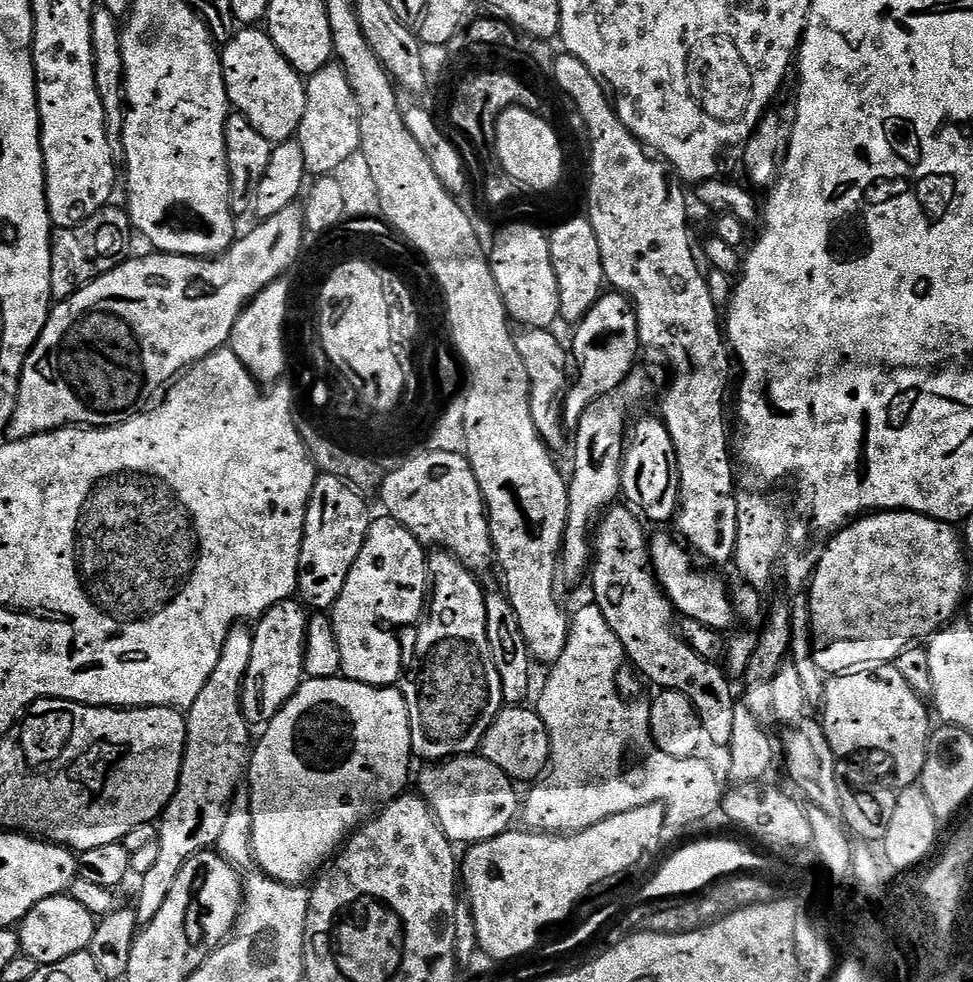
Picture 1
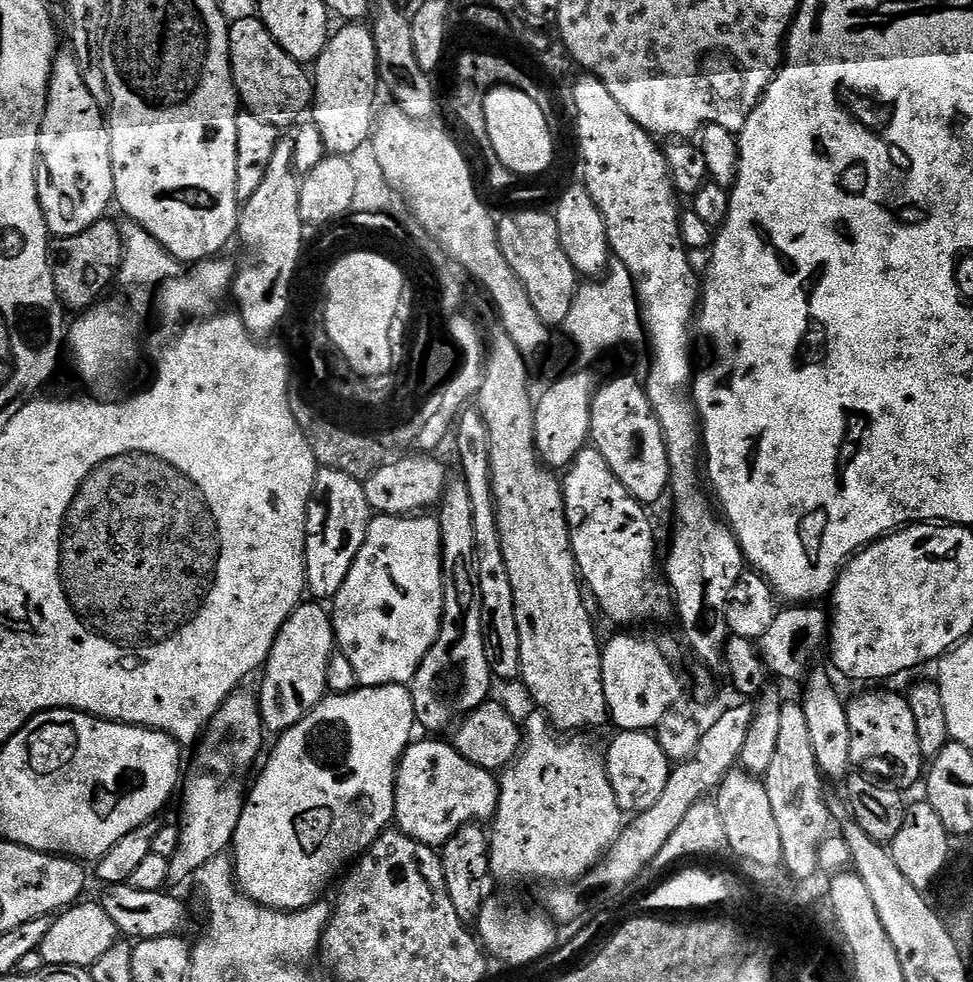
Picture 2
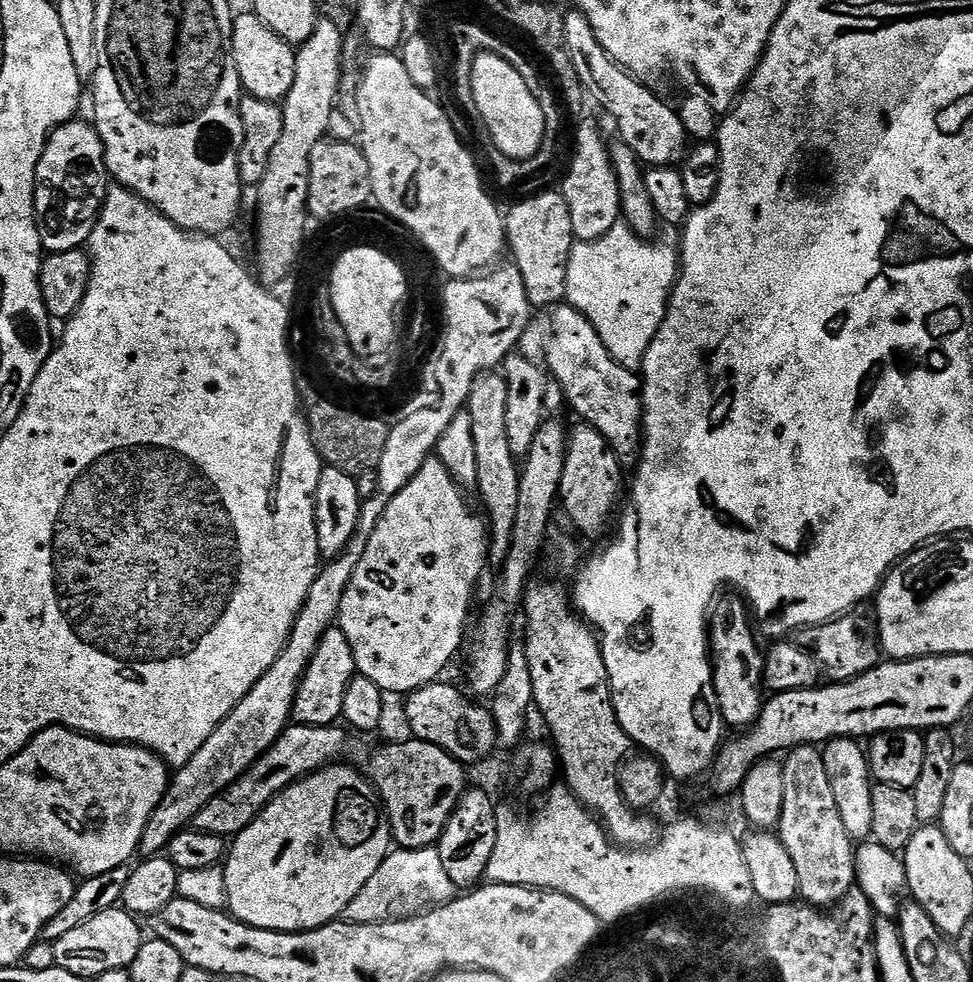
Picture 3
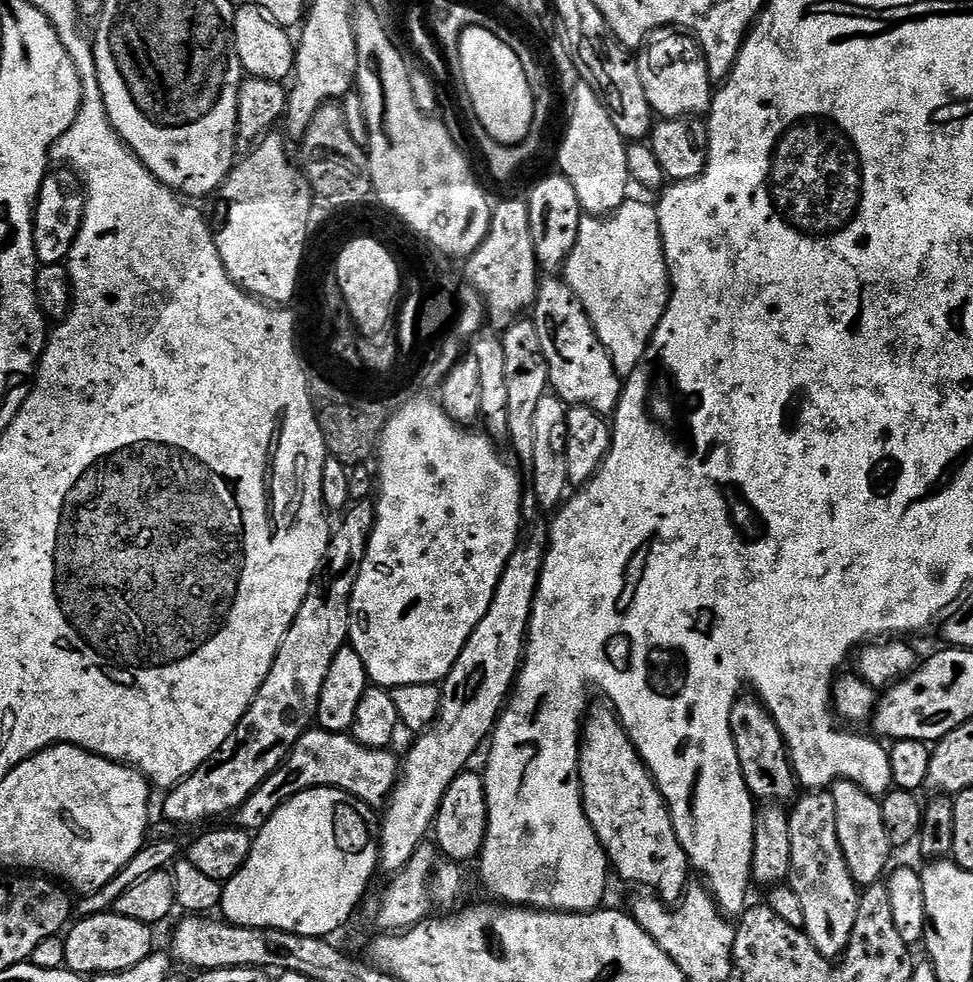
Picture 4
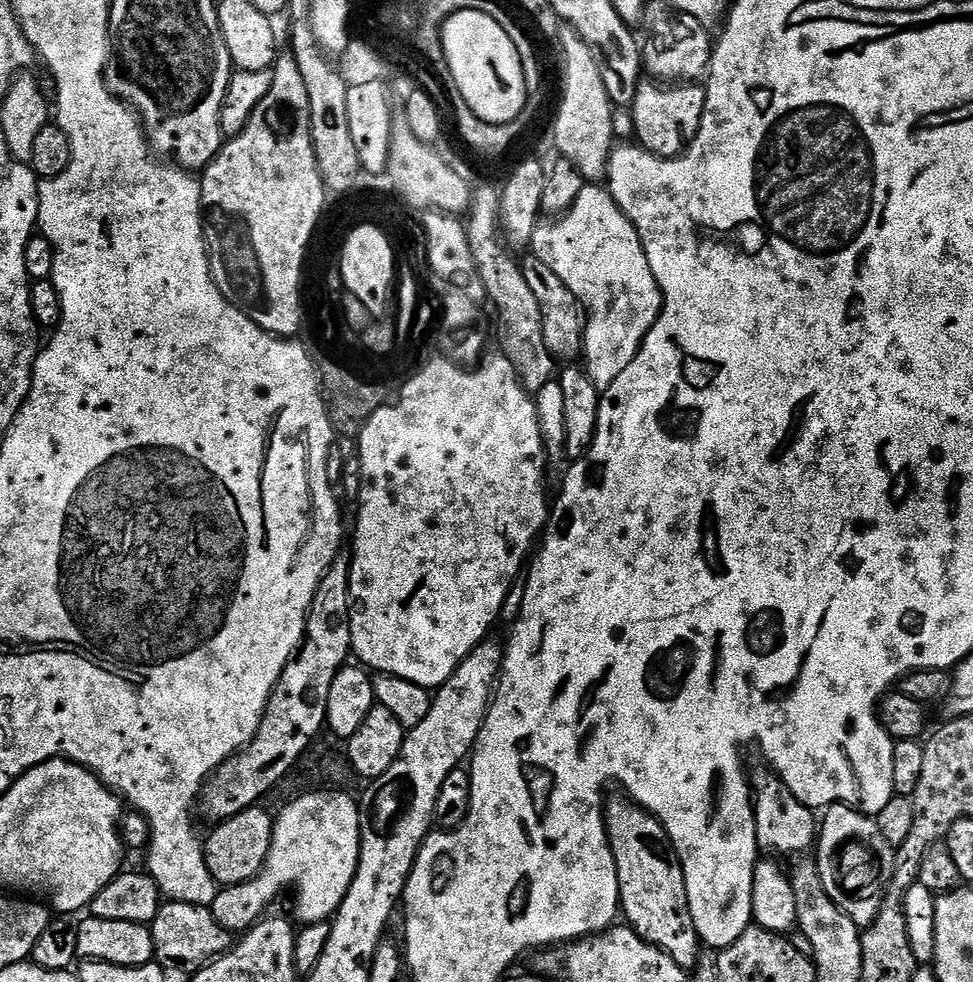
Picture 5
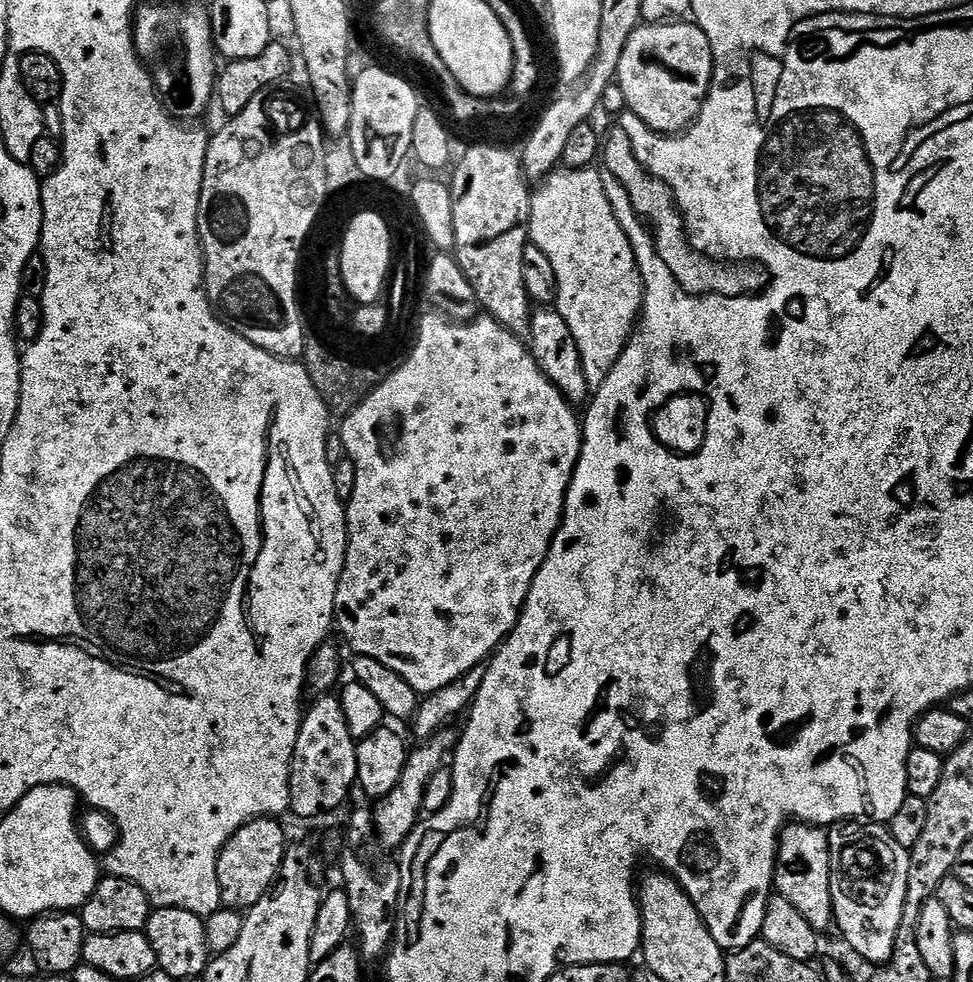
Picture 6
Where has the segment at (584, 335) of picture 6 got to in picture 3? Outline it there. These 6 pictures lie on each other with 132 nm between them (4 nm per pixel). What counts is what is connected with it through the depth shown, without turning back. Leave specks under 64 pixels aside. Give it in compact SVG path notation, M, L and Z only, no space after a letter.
M616 224L609 232L596 240L582 240L573 243L566 266L566 300L576 308L598 330L598 338L610 350L610 354L622 366L636 370L654 342L654 334L662 326L668 313L668 302L678 275L678 252L668 244L651 244L651 239L635 232L629 224Z

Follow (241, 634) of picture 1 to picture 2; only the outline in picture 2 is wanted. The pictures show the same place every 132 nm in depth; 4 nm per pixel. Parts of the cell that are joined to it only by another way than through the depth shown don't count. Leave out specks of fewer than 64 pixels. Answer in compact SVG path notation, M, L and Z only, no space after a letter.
M237 690L231 692L226 698L226 702L222 702L222 706L214 714L214 718L210 723L208 723L207 729L199 741L198 747L200 749L196 752L196 757L192 760L192 773L187 773L186 779L182 784L182 792L184 788L184 805L181 806L180 812L181 816L178 819L178 825L180 827L180 841L178 842L177 852L173 854L170 859L170 874L168 875L169 881L174 885L180 884L183 880L191 881L195 877L196 872L199 868L206 865L206 862L210 861L212 858L216 858L219 855L227 853L229 849L233 847L234 841L236 839L236 832L240 828L240 819L244 813L244 806L246 803L246 787L244 788L244 775L248 772L248 767L256 760L256 755L264 748L264 736L266 737L265 726L260 717L260 701L258 699L257 693L244 692L245 690Z

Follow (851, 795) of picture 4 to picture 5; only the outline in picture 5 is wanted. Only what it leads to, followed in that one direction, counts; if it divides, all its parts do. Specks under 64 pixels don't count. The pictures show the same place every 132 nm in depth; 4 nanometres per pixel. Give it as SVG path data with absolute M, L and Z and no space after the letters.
M834 804L818 824L818 867L826 890L834 902L861 928L868 929L878 918L896 869L896 848L882 838L873 817L847 804Z

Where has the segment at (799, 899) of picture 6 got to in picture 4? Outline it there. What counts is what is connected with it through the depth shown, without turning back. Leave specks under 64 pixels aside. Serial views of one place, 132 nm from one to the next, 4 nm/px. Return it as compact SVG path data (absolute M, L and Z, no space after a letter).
M737 699L728 719L736 747L740 777L744 779L757 801L785 802L784 800L788 799L791 801L797 795L798 781L792 770L792 761L788 759L788 746L784 743L774 718L759 699L744 699Z

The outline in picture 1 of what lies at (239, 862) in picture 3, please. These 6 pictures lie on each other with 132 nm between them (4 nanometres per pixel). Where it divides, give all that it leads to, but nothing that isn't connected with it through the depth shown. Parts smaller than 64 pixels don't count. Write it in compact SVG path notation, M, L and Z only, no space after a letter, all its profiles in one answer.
M332 682L327 685L328 692L307 692L307 690L301 690L295 692L289 700L284 703L280 708L280 715L273 718L272 723L267 725L263 729L264 740L255 741L254 755L249 759L246 769L246 791L249 796L249 802L251 804L251 811L253 816L252 824L252 838L251 838L251 859L254 861L257 868L263 870L267 876L272 877L273 880L282 882L283 884L298 884L303 885L305 883L304 876L308 876L312 872L312 868L319 869L321 867L320 860L327 861L330 854L337 851L338 846L343 845L347 837L351 836L353 831L360 827L361 823L369 819L370 814L377 811L378 806L383 806L392 803L393 799L401 795L402 790L408 784L408 756L410 757L410 741L408 739L408 711L406 710L406 702L402 699L399 691L396 690L377 690L367 686L353 686L351 683L343 682L344 684L336 684L340 682Z

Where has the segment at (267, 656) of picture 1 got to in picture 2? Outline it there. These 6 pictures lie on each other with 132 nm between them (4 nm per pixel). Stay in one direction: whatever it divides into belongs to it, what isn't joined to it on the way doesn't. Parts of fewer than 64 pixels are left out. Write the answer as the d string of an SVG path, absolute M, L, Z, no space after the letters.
M320 602L308 603L297 606L294 614L286 618L282 630L278 630L278 638L274 638L274 646L259 677L260 717L269 733L287 732L290 726L302 722L304 715L314 710L328 692L326 674L337 651L336 631L332 629L329 609Z

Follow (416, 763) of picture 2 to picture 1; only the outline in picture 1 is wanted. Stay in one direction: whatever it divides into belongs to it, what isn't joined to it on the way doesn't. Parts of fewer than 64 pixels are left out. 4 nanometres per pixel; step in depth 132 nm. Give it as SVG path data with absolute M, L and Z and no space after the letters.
M483 754L470 756L454 756L450 760L433 763L420 776L419 795L424 797L432 817L438 822L440 829L446 834L446 838L453 846L471 846L481 844L490 838L498 838L503 832L509 831L512 824L517 823L518 813L522 808L522 800L516 797L517 785L494 762L490 762Z

